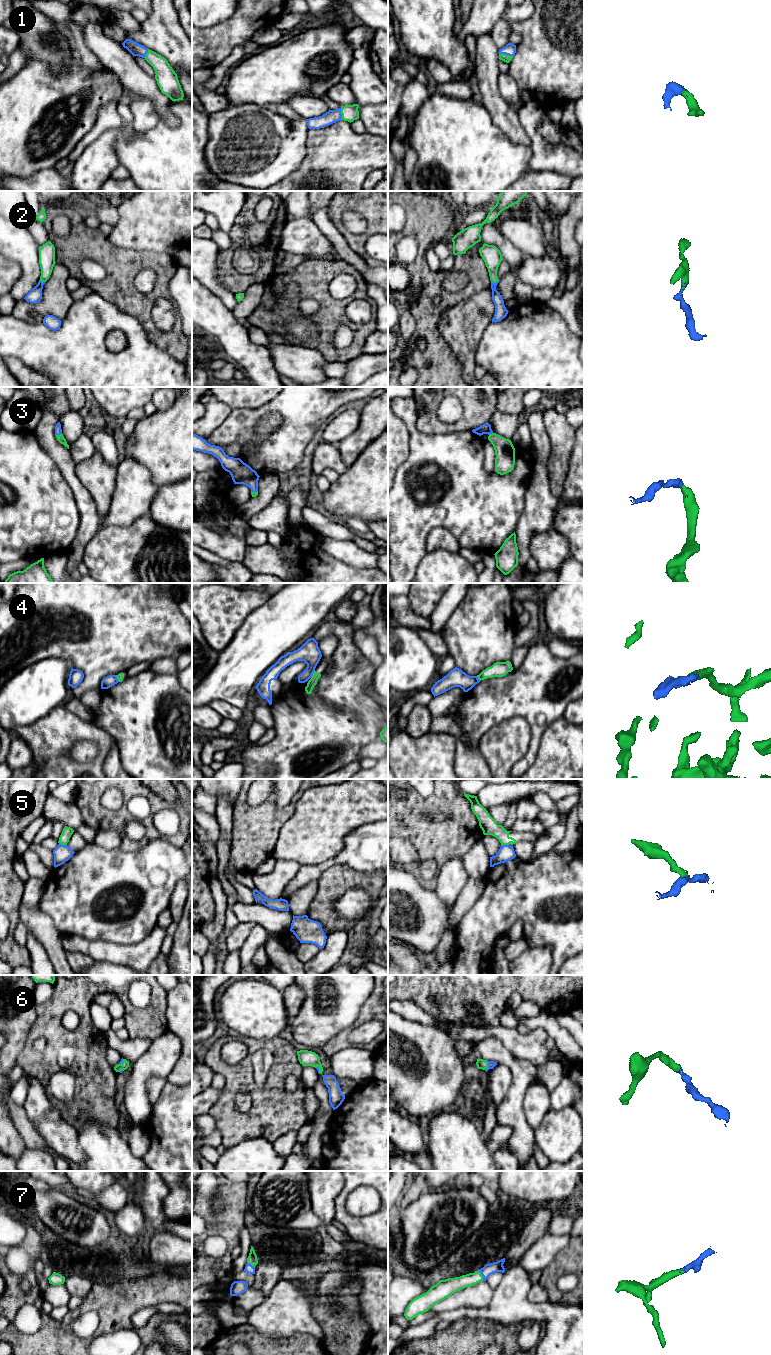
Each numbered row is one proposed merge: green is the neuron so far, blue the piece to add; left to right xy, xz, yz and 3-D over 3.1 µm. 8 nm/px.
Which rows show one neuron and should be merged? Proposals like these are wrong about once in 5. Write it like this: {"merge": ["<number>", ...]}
{"merge": ["1", "2", "3", "6", "7"]}

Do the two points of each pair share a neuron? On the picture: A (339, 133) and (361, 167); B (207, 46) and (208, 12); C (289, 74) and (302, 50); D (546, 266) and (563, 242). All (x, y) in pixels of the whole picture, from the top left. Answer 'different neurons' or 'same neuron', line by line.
A: same neuron
B: different neurons
C: same neuron
D: different neurons

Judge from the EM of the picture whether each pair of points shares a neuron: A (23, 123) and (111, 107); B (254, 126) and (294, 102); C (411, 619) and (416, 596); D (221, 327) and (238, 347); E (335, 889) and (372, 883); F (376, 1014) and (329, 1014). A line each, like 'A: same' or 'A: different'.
A: different
B: different
C: different
D: same
E: same
F: different

